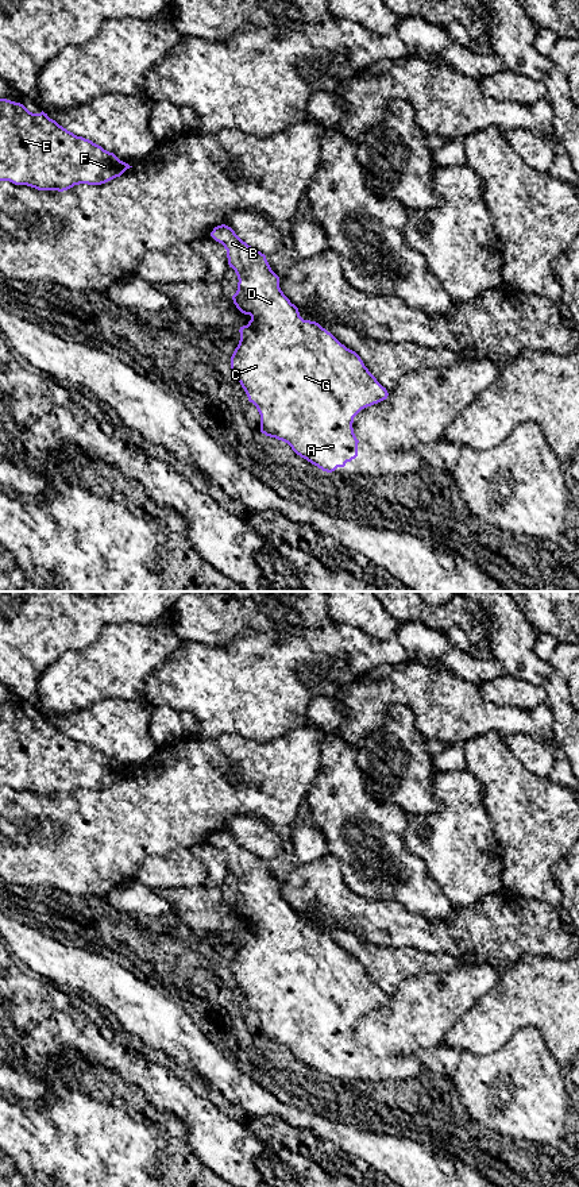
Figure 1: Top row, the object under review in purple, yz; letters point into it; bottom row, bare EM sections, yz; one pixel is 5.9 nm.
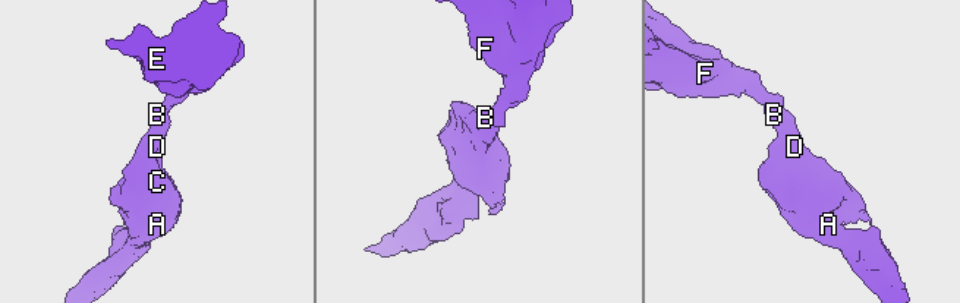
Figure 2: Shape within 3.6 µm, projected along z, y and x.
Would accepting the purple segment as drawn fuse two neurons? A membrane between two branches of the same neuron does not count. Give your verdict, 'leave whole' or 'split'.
leave whole

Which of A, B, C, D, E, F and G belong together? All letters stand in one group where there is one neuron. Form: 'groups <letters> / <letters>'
groups A B C D E F G

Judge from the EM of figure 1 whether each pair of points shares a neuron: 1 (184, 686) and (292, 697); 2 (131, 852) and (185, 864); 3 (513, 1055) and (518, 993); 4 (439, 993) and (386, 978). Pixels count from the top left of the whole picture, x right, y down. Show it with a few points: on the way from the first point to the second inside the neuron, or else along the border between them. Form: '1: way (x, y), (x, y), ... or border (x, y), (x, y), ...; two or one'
1: way (211, 686), (265, 688); one
2: border (181, 848), (150, 855), (131, 879); two
3: border (544, 1043), (532, 1026), (522, 1026), (489, 1052); two
4: border (432, 971), (412, 975), (393, 993), (386, 994); two

